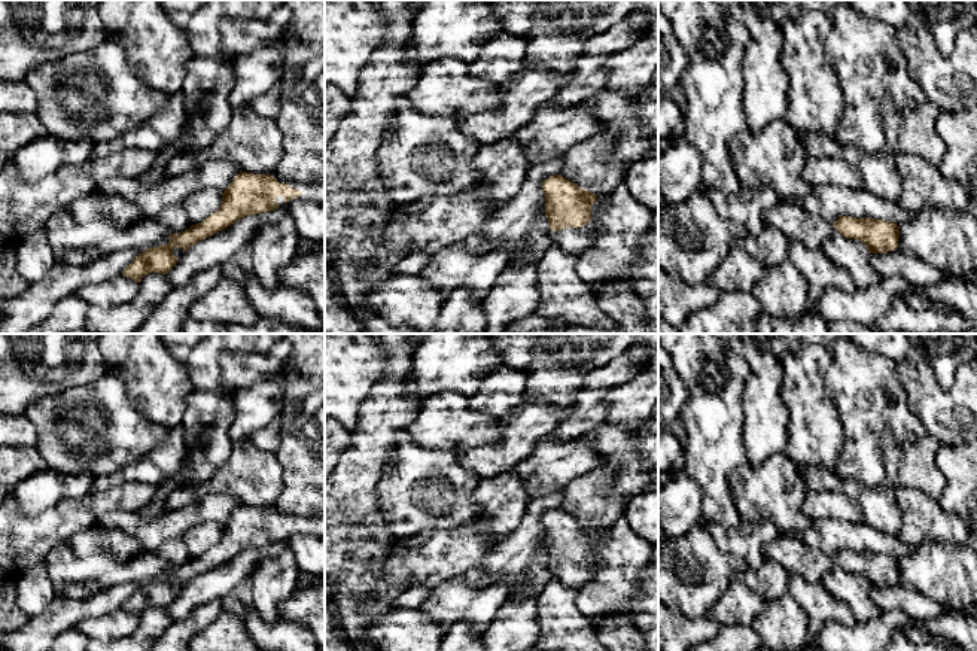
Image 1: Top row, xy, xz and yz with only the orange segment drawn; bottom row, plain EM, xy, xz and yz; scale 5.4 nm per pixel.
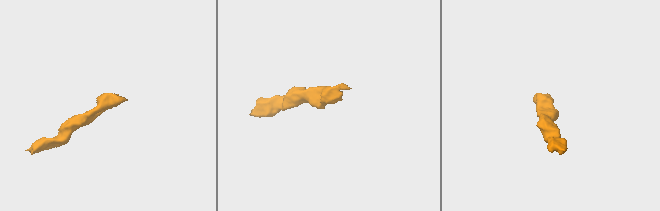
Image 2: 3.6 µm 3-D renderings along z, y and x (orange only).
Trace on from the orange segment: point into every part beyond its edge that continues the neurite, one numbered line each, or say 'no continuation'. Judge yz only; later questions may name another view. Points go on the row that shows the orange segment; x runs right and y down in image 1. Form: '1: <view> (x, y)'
no continuation

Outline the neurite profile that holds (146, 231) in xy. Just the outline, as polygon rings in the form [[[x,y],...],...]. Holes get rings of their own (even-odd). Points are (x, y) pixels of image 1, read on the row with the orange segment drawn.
[[[171,204],[164,207],[156,217],[143,217],[128,231],[103,240],[95,246],[55,253],[55,264],[86,265],[121,249],[134,247],[146,250],[161,237],[179,234],[189,229],[191,225],[185,207],[182,204]]]

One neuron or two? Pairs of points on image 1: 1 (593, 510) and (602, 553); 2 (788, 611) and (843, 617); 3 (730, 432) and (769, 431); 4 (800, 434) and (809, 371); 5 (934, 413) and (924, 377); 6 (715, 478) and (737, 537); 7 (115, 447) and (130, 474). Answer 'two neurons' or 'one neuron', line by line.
1: two neurons
2: two neurons
3: two neurons
4: one neuron
5: one neuron
6: two neurons
7: two neurons

